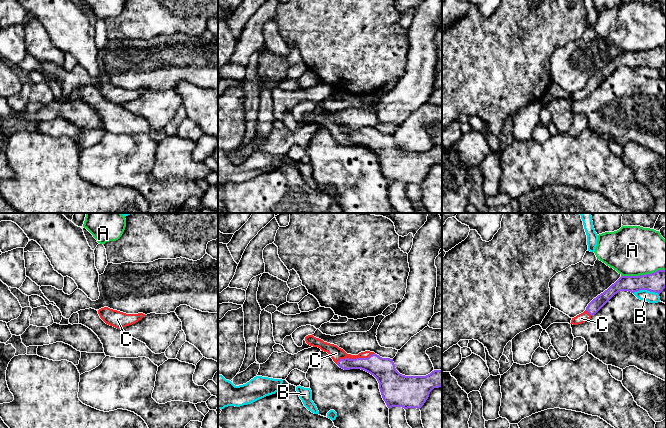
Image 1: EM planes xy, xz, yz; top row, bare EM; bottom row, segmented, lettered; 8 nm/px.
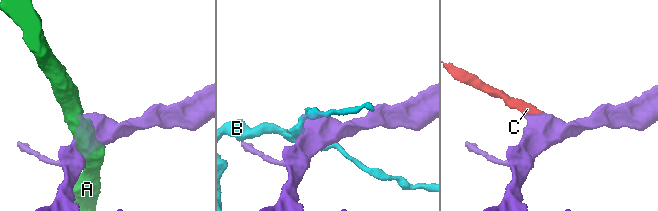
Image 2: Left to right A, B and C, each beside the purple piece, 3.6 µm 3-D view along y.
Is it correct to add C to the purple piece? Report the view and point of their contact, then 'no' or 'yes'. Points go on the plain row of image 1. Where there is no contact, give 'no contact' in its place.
xz (356, 134) | yes

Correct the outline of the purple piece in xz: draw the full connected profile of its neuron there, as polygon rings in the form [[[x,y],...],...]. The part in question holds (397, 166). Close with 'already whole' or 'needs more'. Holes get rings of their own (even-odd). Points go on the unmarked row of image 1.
[[[312,111],[305,113],[308,121],[327,128],[342,145],[361,145],[373,151],[378,159],[387,183],[420,185],[434,164],[442,162],[442,146],[434,146],[426,152],[400,150],[393,135],[382,134],[374,128],[365,127],[358,131],[347,130],[337,121],[324,118]]] | needs more

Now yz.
[[[658,46],[651,50],[639,52],[621,52],[607,66],[594,74],[586,86],[572,94],[573,101],[582,100],[596,90],[615,70],[620,67],[631,69],[647,66],[660,70],[666,63],[666,46]]] | needs more

